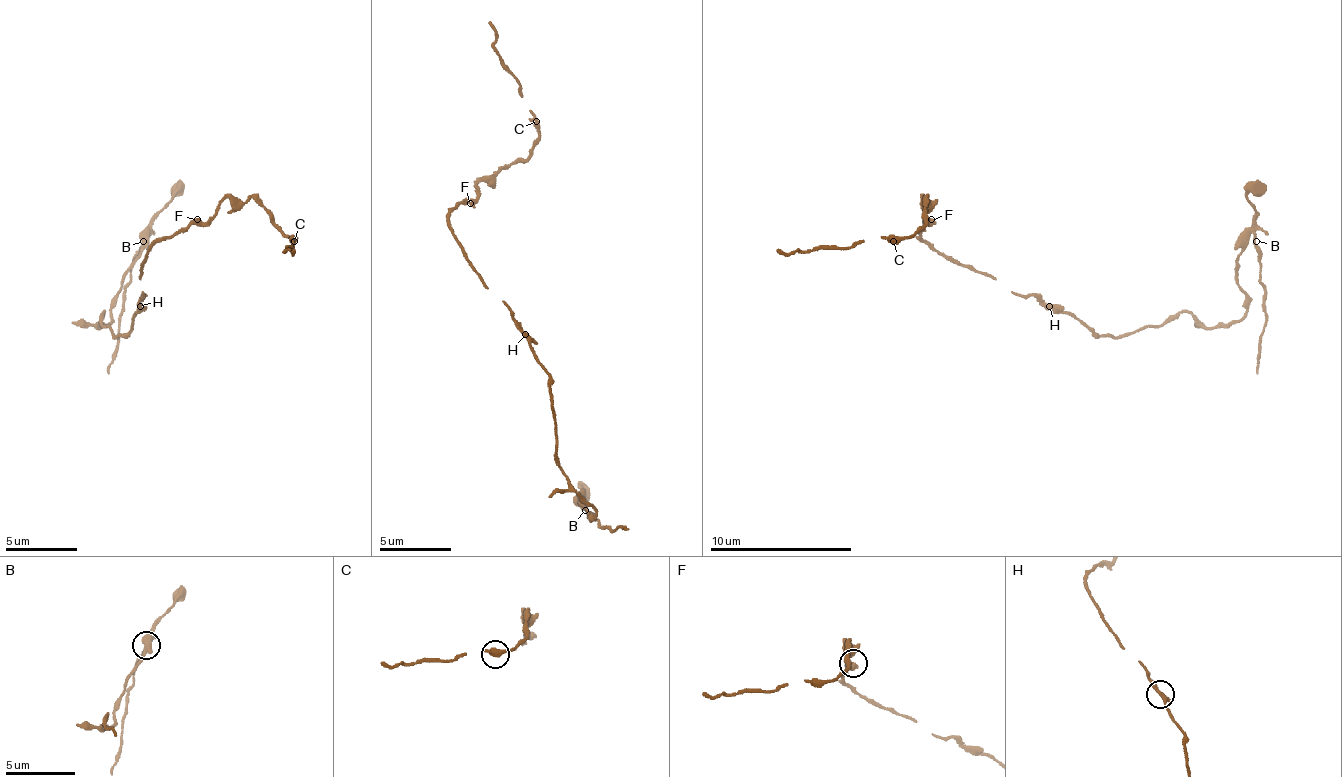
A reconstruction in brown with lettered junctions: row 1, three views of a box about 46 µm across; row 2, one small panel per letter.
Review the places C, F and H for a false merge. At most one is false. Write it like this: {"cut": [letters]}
{"cut": ["H"]}

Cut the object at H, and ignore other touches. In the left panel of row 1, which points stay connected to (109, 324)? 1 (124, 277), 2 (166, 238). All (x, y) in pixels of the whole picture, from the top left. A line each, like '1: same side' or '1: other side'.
1: same side
2: other side

